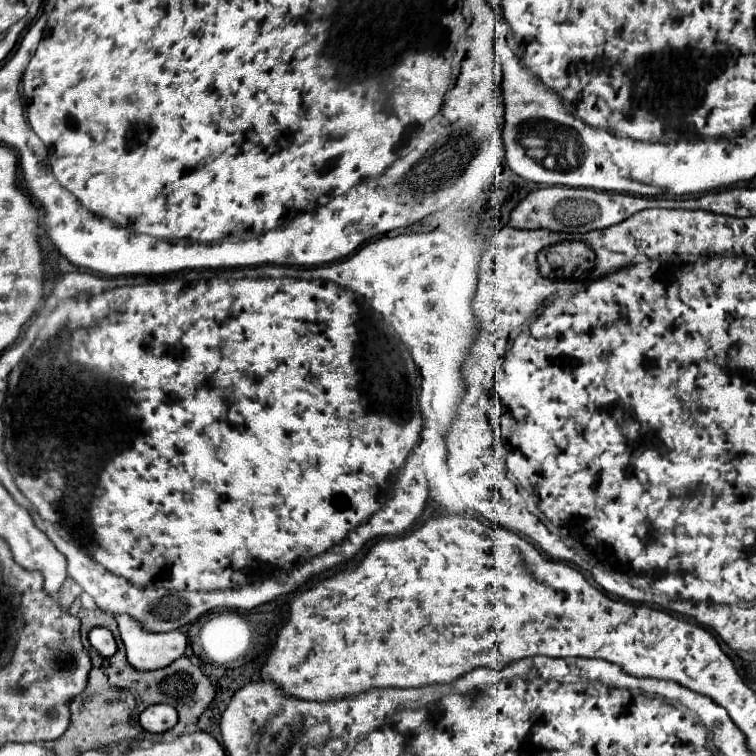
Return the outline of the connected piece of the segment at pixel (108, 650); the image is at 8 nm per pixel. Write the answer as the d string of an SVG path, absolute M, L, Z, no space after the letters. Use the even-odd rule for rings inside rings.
M94 627L90 631L90 643L92 647L102 655L102 657L110 657L116 653L116 641L114 635L106 629L106 627Z

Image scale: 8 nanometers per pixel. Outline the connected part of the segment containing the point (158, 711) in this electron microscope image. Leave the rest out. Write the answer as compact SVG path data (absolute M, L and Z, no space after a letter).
M166 703L150 705L140 715L140 725L150 733L164 733L164 731L172 729L176 725L176 721L178 721L178 713L174 711L172 705L166 705Z

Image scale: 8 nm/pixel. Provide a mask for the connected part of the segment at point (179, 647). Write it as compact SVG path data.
M120 615L116 623L126 647L128 661L140 671L162 669L176 661L186 649L186 635L182 631L152 633L128 615Z

